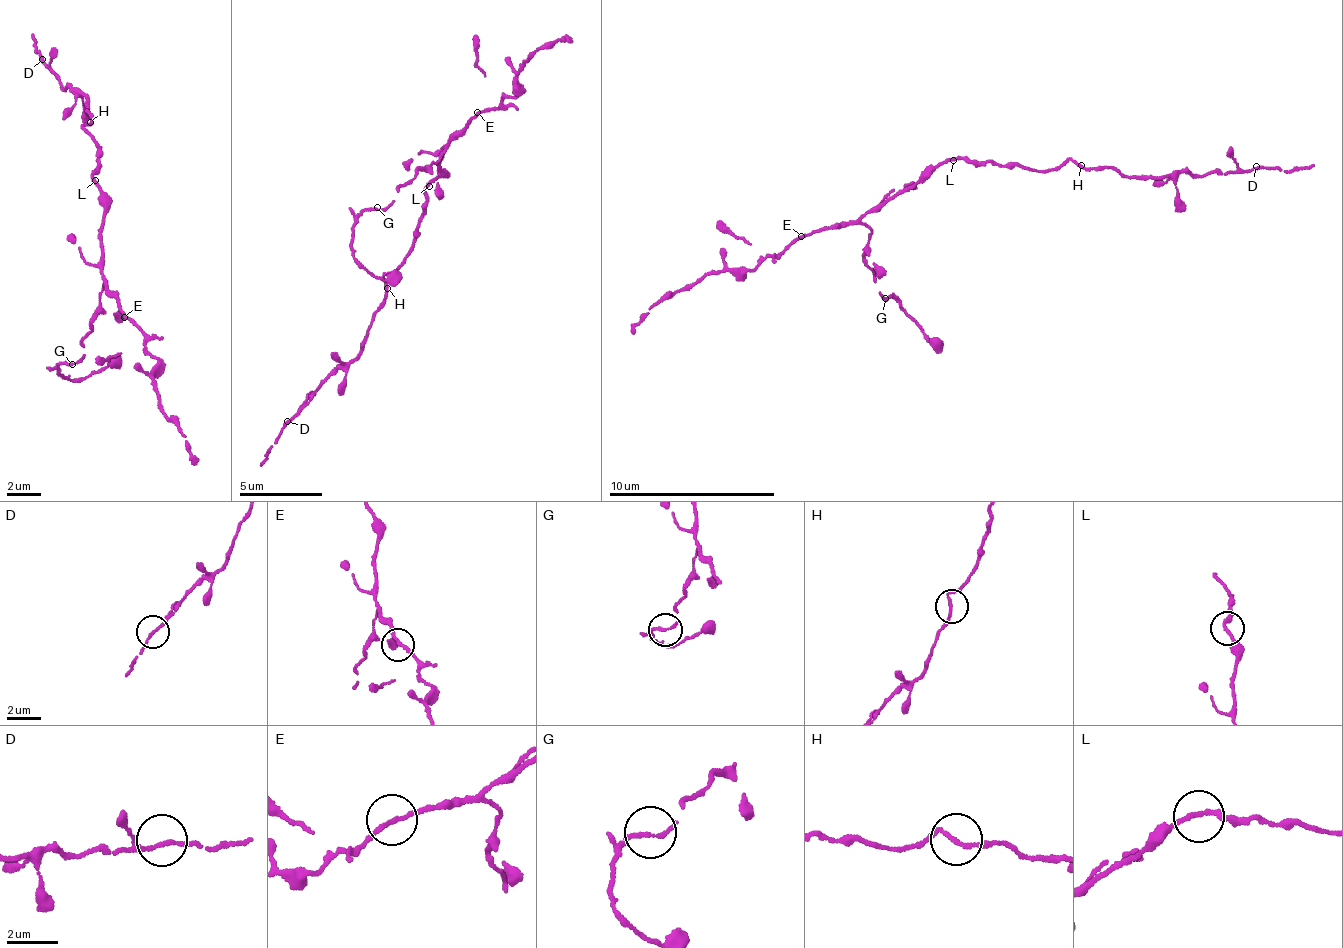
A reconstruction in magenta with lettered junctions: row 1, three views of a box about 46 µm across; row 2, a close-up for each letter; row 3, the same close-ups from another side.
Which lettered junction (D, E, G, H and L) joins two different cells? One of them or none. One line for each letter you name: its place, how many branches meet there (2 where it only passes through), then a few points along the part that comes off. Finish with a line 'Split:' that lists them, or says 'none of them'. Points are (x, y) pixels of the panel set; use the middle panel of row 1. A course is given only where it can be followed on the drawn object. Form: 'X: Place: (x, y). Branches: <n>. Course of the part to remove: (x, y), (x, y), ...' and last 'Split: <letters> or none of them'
Split: none of them

